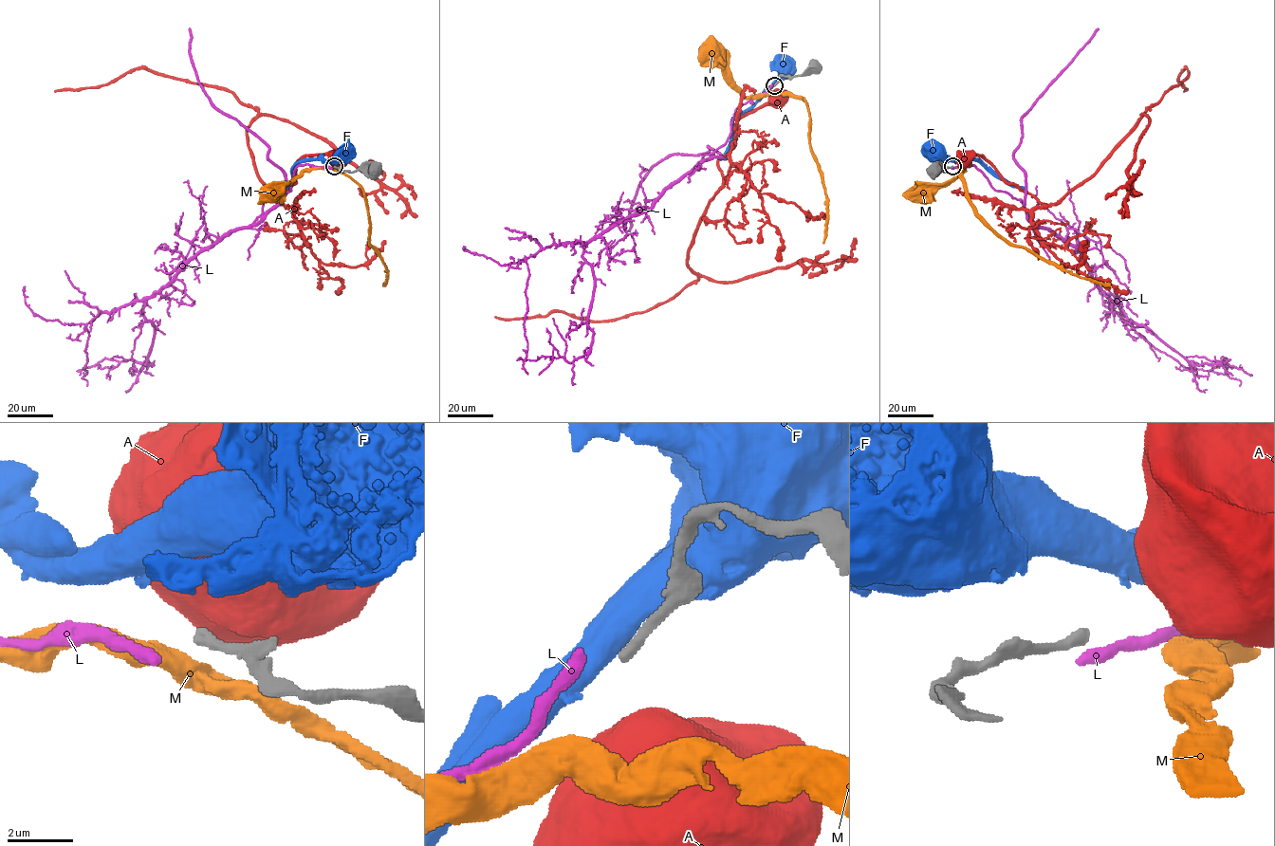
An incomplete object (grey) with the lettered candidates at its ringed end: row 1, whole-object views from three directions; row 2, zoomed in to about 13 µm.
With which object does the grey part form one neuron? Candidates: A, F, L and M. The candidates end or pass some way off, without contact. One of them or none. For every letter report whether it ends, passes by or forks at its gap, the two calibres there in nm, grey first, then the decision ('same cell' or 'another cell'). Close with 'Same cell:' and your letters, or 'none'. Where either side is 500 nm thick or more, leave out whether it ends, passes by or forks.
A: 320 nm thick on the grey side, 750 nm on the other; another cell
F: 320 nm thick on the grey side, 750 nm on the other; another cell
L: it ends there; 320 nm thick on the grey side, 440 nm on the other; another cell
M: 320 nm thick on the grey side, 800 nm on the other; another cell
Same cell: none

